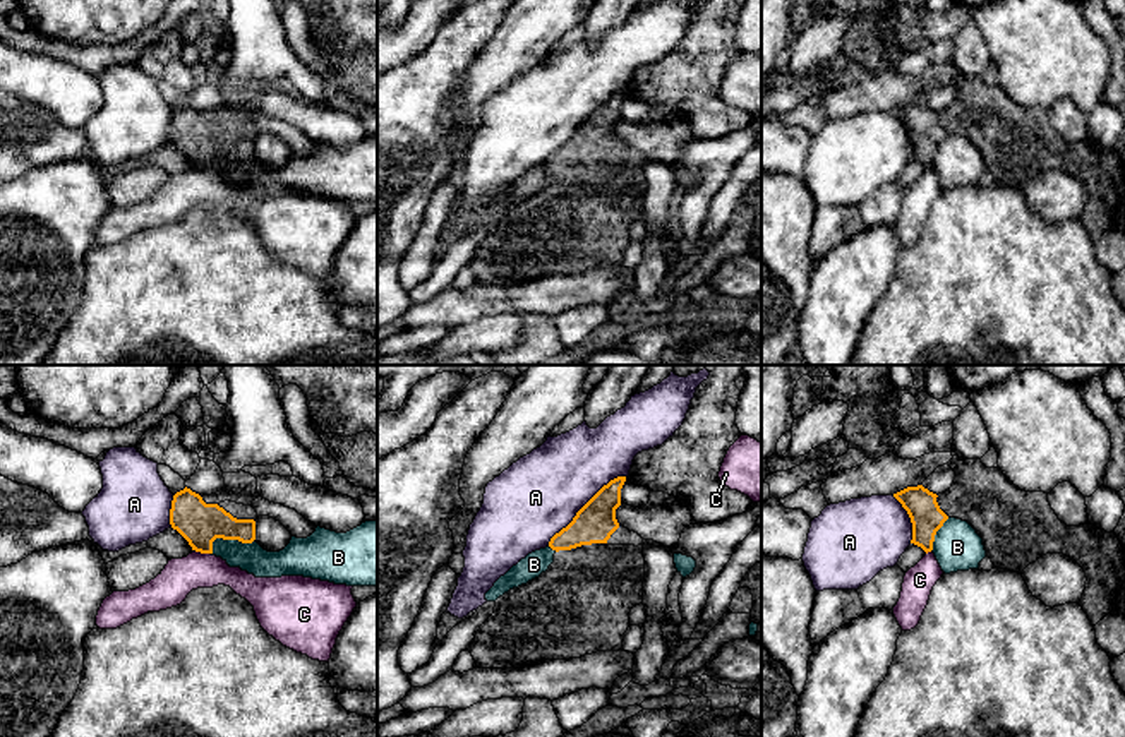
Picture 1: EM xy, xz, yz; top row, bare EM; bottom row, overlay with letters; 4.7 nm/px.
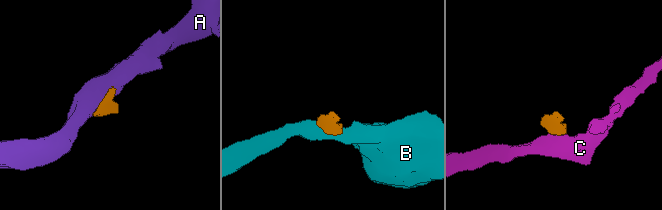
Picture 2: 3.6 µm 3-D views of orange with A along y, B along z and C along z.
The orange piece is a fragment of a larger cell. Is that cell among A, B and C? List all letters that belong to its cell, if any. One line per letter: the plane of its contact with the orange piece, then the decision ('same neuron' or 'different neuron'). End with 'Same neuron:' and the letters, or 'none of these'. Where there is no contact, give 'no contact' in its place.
A: meets orange in xz; different neuron
B: meets orange in xy; different neuron
C: meets orange in xy; different neuron
Same neuron: none of these

